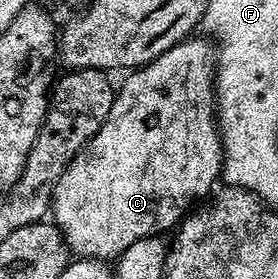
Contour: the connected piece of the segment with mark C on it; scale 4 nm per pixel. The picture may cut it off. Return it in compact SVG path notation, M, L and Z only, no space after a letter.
M194 38L183 39L181 43L176 44L172 49L168 49L160 57L156 57L150 63L145 63L143 67L131 70L123 78L127 79L123 81L122 87L120 83L117 88L112 101L112 109L108 109L108 117L104 121L104 125L100 125L98 132L83 145L80 153L76 153L76 157L66 166L64 173L56 181L54 196L50 198L52 222L62 232L62 239L65 240L71 256L80 259L117 260L118 256L124 253L124 249L128 249L128 245L136 245L136 241L141 239L165 236L165 231L167 233L173 232L178 224L186 218L191 208L199 201L205 200L215 190L222 173L222 136L216 118L216 92L214 89L216 51L209 38Z

